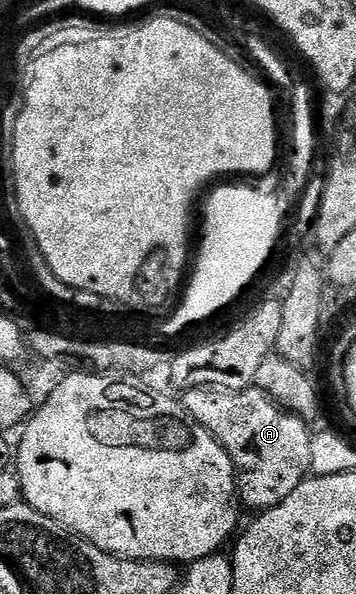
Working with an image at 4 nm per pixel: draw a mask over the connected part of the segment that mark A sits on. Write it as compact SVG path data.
M251 385L244 391L223 391L197 387L180 395L182 407L195 421L204 425L228 453L238 476L238 498L255 507L255 512L280 505L292 489L311 474L312 431L307 420L273 403L264 392Z

